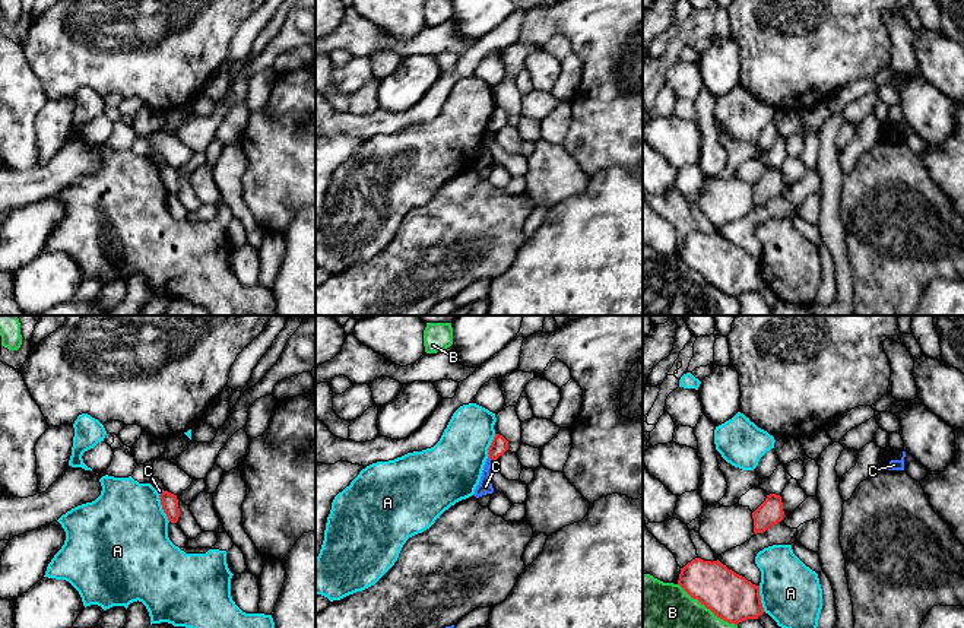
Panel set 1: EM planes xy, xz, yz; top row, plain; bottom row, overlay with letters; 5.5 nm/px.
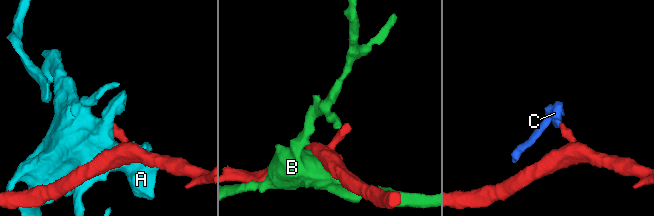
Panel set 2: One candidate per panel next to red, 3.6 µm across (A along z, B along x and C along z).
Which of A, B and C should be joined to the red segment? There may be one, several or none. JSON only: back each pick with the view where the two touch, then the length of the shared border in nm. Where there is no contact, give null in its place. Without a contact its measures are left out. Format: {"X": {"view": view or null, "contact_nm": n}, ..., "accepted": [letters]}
{"accepted": []}

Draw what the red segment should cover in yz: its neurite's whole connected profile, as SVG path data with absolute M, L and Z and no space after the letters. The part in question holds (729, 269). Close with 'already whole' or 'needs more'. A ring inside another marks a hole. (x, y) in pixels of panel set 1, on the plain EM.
M695 231L681 241L678 257L717 291L738 298L764 286L760 259L717 234Z; already whole

